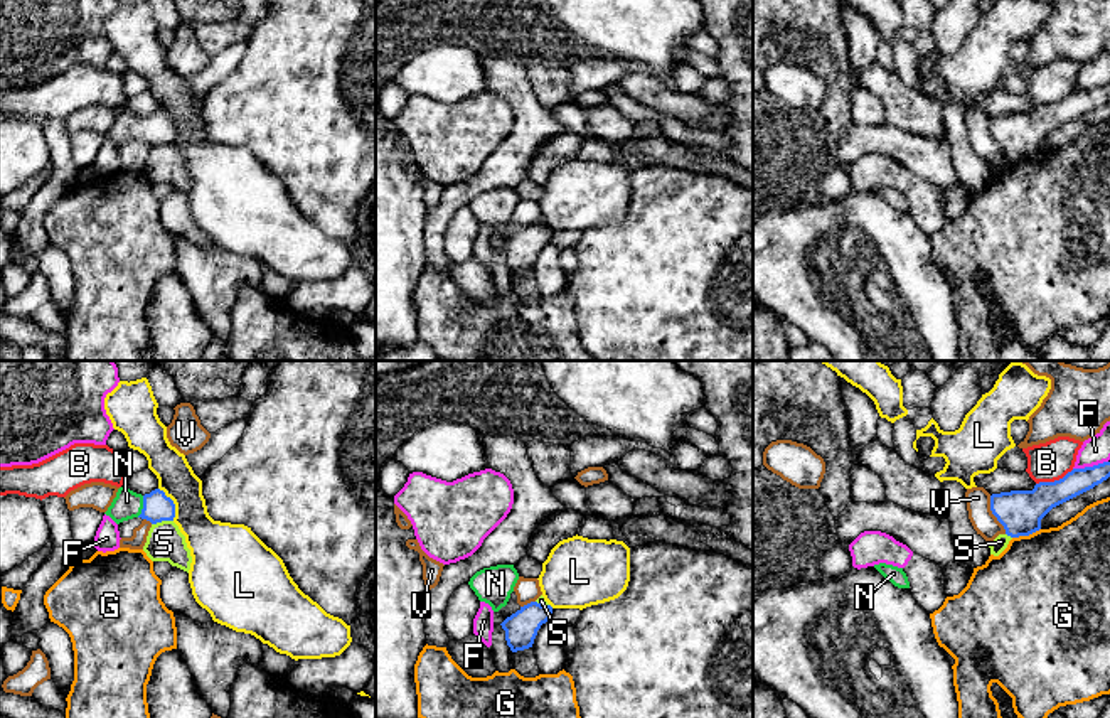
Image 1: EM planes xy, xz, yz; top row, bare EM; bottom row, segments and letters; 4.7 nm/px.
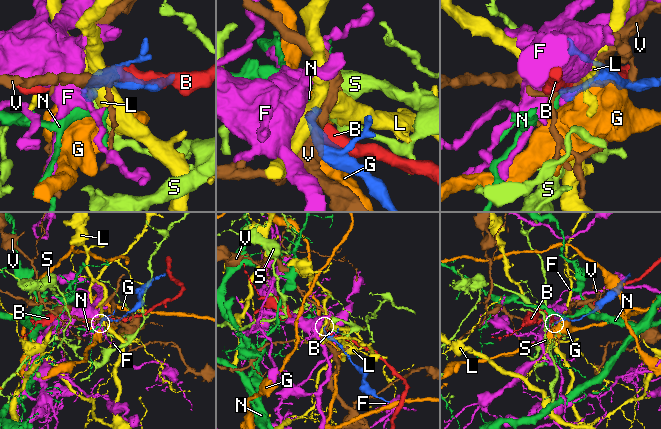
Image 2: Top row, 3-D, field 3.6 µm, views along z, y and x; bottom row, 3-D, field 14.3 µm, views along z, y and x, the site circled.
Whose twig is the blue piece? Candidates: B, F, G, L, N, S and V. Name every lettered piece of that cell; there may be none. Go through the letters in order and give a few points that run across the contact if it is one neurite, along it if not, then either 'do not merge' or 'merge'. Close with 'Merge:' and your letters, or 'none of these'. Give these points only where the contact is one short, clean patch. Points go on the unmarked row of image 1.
B: do not merge
F: do not merge
G: do not merge
L: line xy (159, 110), (174, 127), (174, 142); do not merge
N: line xy (157, 130), (144, 128), (127, 127); merge
S: line xy (172, 142), (152, 147); do not merge
V: line yz (989, 118), (989, 132), (1006, 155); do not merge
Merge: N

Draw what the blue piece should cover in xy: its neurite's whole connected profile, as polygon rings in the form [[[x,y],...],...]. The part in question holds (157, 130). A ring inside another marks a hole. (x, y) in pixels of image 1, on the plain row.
[[[120,110],[116,120],[104,137],[109,138],[116,147],[133,140],[141,140],[152,147],[157,147],[162,143],[173,143],[175,126],[160,111],[141,118],[130,111]]]

